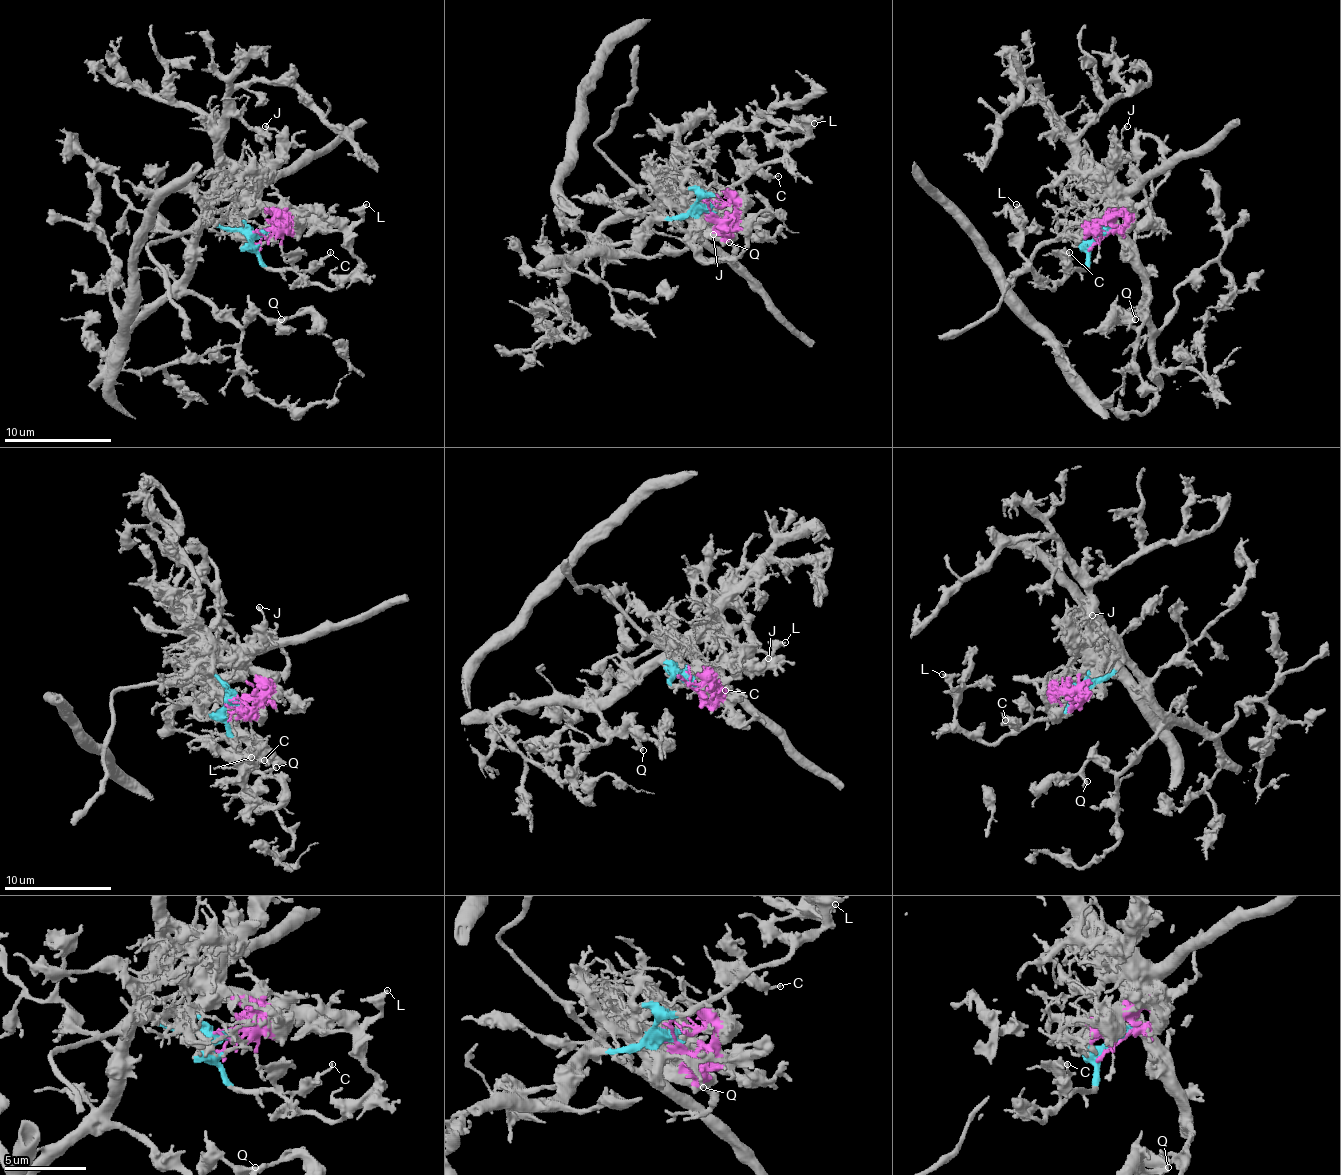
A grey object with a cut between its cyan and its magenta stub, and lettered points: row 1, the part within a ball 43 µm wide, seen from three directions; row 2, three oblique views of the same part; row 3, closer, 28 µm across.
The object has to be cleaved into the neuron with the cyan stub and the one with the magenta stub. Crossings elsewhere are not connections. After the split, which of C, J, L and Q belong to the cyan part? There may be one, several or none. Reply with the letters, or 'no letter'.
C, L, Q

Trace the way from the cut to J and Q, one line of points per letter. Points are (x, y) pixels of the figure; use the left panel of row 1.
J: (257, 233), (273, 225), (260, 198), (260, 174), (276, 158), (279, 134), (265, 126)
Q: (257, 233), (241, 233), (209, 222), (196, 238), (188, 286), (238, 326), (257, 313), (273, 321), (281, 318)

